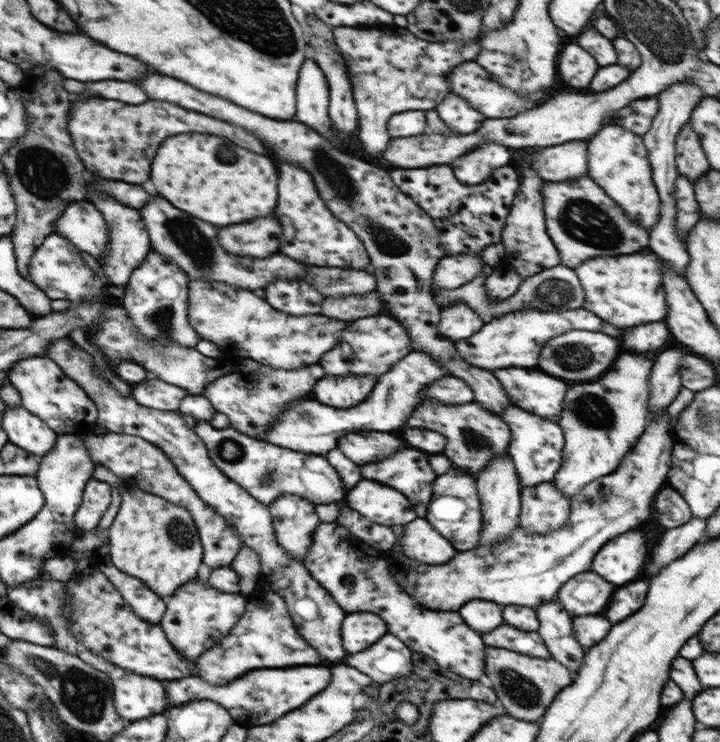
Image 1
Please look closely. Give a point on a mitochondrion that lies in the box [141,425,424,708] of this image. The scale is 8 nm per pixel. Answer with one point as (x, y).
(228, 449)

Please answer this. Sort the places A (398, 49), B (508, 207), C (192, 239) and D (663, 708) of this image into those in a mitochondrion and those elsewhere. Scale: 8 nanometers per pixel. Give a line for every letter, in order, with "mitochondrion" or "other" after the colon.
A: other
B: other
C: mitochondrion
D: other

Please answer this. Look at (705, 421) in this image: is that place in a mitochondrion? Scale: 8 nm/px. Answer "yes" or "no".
yes

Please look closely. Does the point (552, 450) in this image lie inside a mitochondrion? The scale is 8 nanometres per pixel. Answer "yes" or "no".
no

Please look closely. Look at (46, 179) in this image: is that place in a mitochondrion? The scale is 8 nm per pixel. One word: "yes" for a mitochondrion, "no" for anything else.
yes

